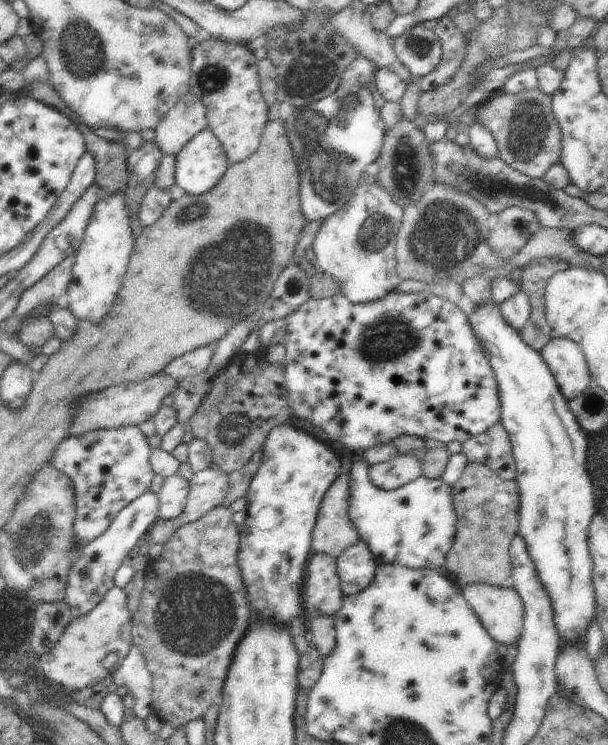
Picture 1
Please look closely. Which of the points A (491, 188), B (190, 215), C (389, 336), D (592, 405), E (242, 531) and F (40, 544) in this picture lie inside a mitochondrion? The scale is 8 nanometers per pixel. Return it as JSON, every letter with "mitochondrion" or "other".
{"A":"mitochondrion","B":"mitochondrion","C":"mitochondrion","D":"mitochondrion","E":"other","F":"mitochondrion"}

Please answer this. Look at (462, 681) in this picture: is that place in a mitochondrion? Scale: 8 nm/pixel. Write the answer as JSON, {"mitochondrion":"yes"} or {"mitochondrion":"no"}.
{"mitochondrion":"no"}

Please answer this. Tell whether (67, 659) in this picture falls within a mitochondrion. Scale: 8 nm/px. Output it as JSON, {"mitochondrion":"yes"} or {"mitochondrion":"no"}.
{"mitochondrion":"no"}

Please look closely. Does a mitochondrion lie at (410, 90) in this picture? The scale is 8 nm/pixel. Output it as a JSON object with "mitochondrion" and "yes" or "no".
{"mitochondrion":"no"}

